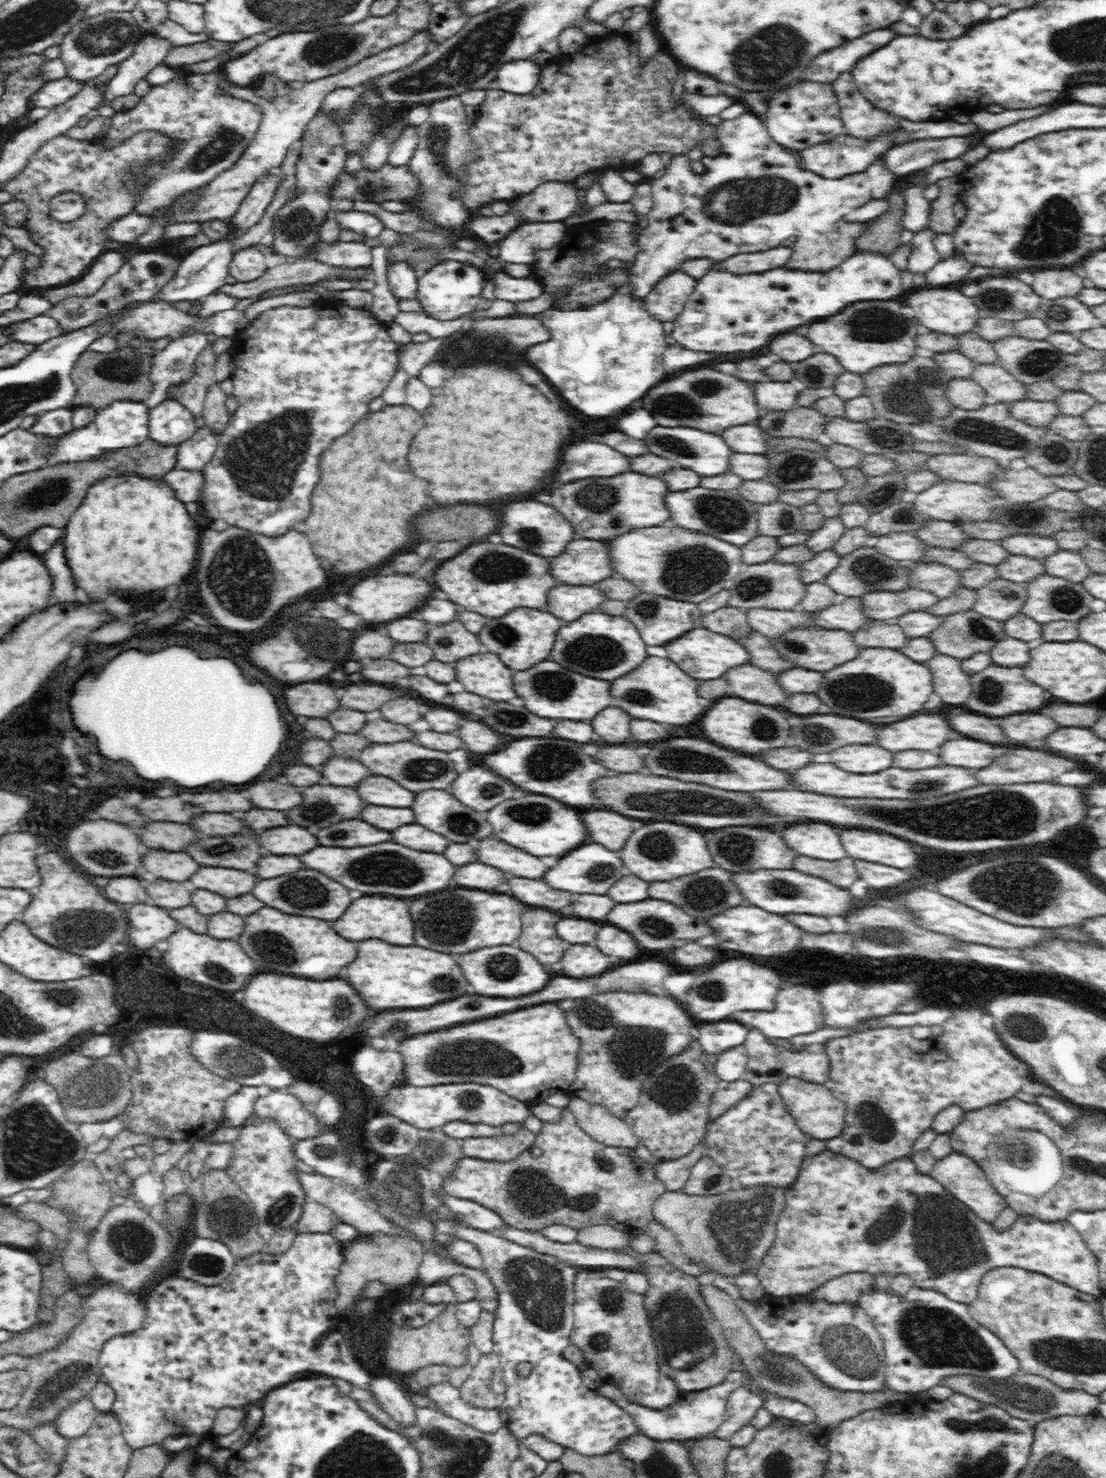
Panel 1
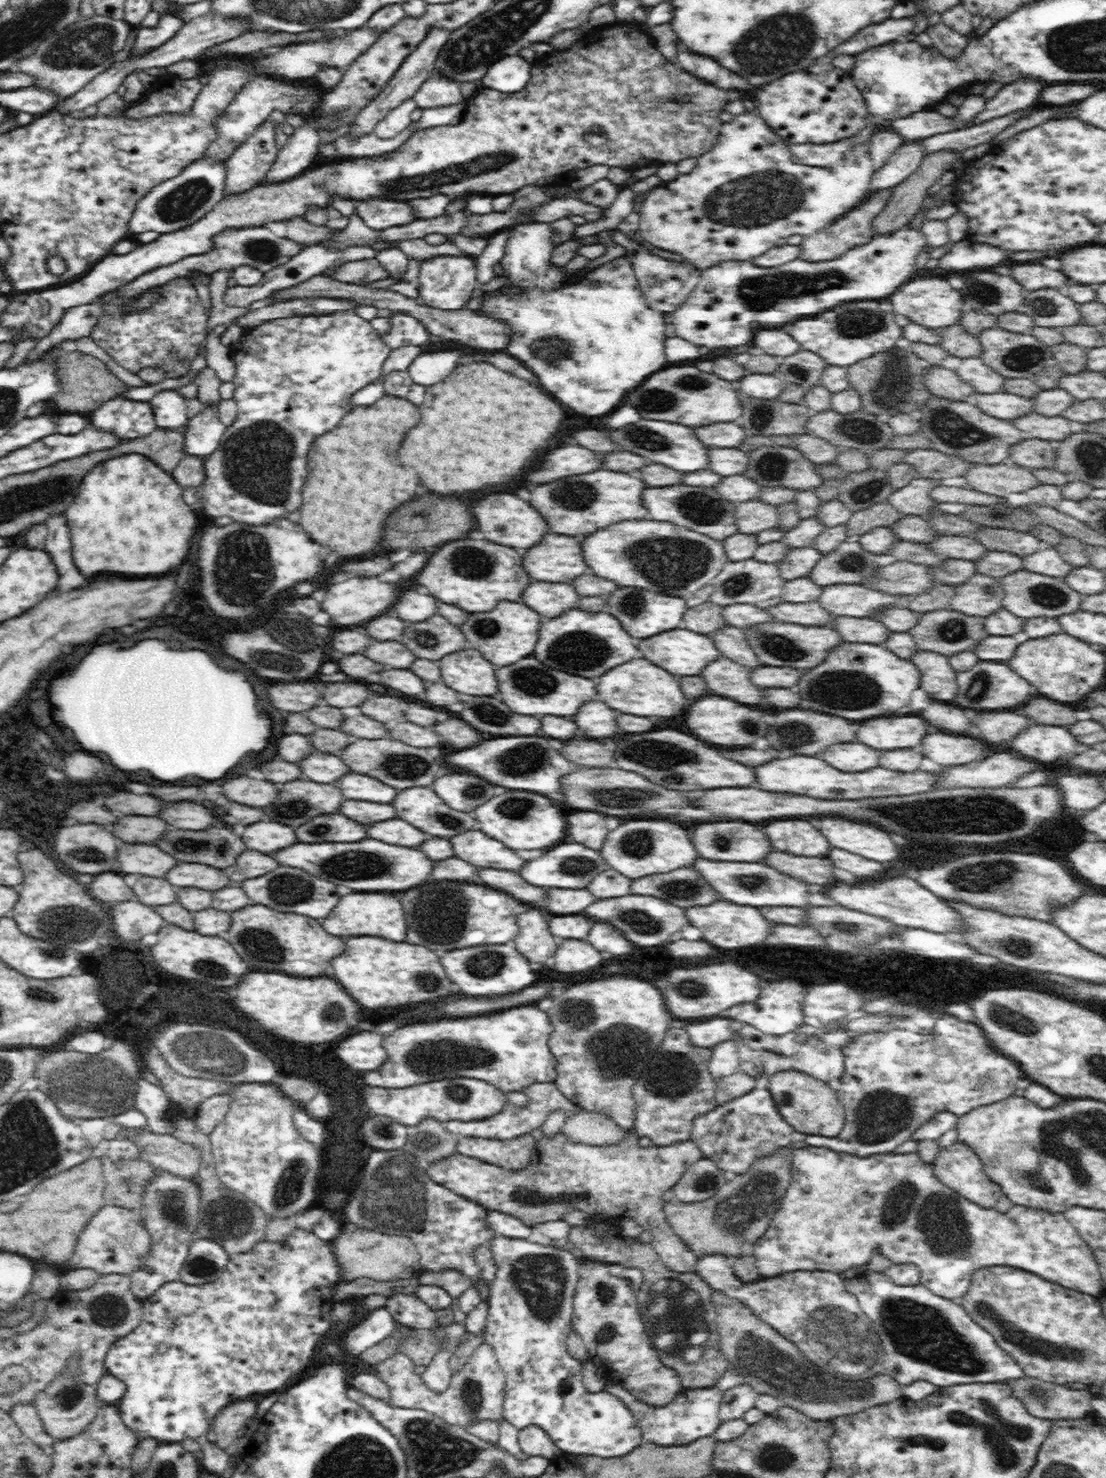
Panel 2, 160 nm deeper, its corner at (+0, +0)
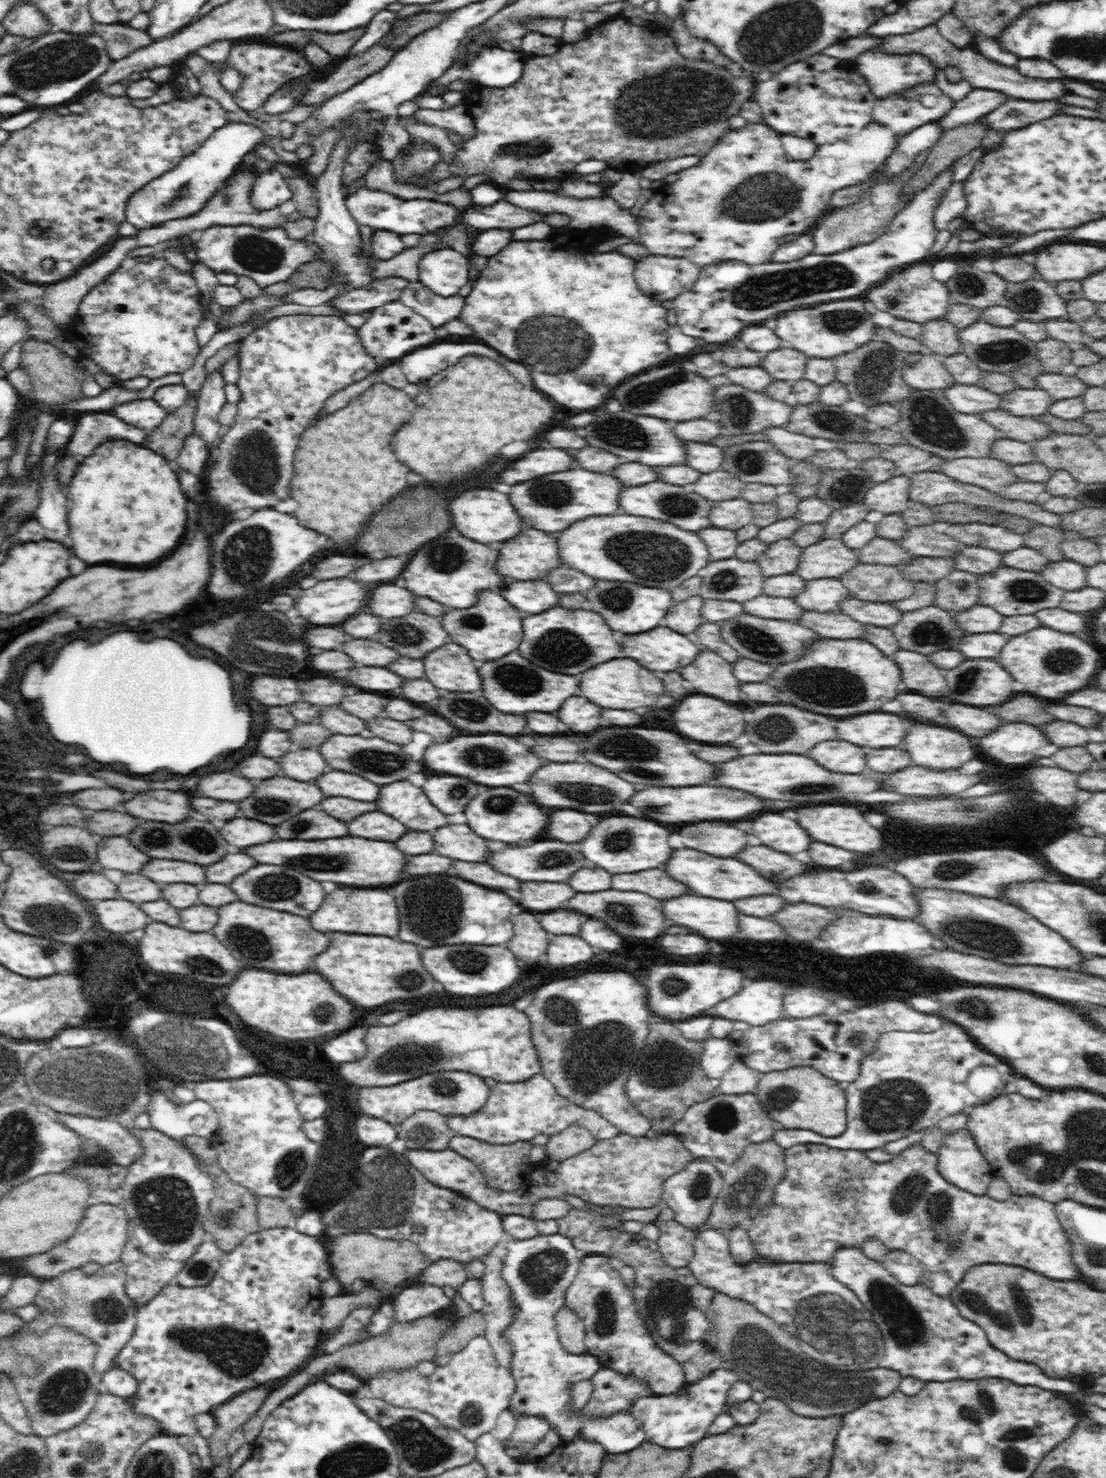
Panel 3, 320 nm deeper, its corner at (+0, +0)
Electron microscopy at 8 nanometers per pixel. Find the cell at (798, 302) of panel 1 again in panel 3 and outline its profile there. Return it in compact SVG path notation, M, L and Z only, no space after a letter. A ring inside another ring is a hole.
M950 164L932 183L910 198L910 202L891 220L887 231L876 240L856 245L846 252L822 256L805 255L792 262L773 262L748 266L742 262L720 262L716 266L702 268L702 274L688 291L681 291L673 299L680 330L693 338L722 344L740 335L744 328L762 324L768 318L776 319L782 312L812 308L822 302L846 300L864 296L864 290L887 280L892 272L920 262L934 246L939 229L934 222L936 207L954 182L954 165Z

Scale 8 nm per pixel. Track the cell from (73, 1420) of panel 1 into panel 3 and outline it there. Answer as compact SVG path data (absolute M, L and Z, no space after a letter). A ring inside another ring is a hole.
M52 1324L48 1331L37 1334L32 1330L23 1332L21 1328L6 1336L10 1349L18 1355L26 1355L34 1361L42 1361L44 1368L34 1376L20 1380L14 1384L20 1403L26 1408L27 1416L31 1420L33 1435L46 1439L58 1435L61 1431L70 1430L80 1425L98 1403L102 1374L94 1369L95 1356L99 1346L97 1343L79 1332L73 1332L60 1324Z

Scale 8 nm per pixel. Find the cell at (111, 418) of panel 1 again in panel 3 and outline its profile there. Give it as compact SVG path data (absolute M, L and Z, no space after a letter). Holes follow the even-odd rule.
M136 399L110 410L114 416L136 428L153 431L168 416L168 412L153 399Z

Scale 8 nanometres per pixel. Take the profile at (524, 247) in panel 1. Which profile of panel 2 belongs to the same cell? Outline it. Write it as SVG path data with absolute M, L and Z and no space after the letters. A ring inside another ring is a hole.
M522 223L512 226L510 231L504 257L499 262L502 272L498 274L506 278L506 283L496 291L478 293L482 297L478 312L504 321L514 334L506 352L522 360L558 402L586 416L610 414L616 406L620 406L622 398L630 390L640 386L638 382L644 382L654 372L666 368L664 314L648 308L634 276L632 263L624 256L586 272L582 268L582 272L570 276L567 271L562 272L564 266L550 262L555 248L550 241L550 223Z

